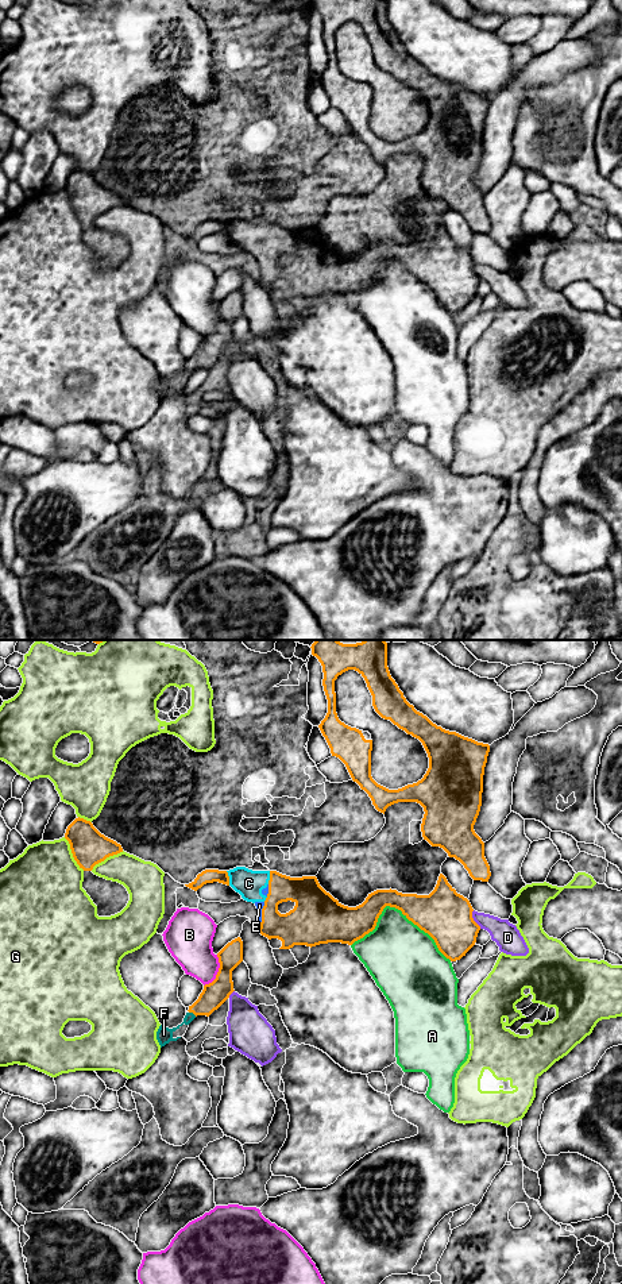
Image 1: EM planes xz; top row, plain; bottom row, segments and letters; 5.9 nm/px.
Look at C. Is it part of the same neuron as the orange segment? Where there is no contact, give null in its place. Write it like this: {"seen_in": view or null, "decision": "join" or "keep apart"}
{"seen_in": "xz", "decision": "join"}

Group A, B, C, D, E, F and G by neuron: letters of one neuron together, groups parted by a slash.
A / B / C E F / D / G

